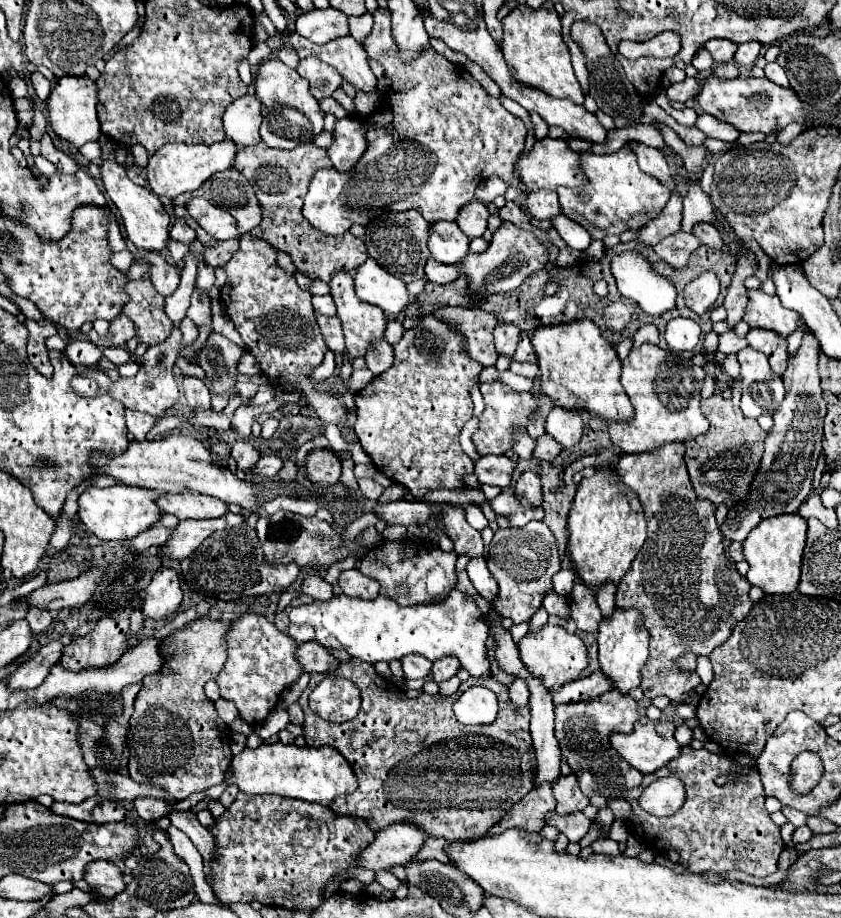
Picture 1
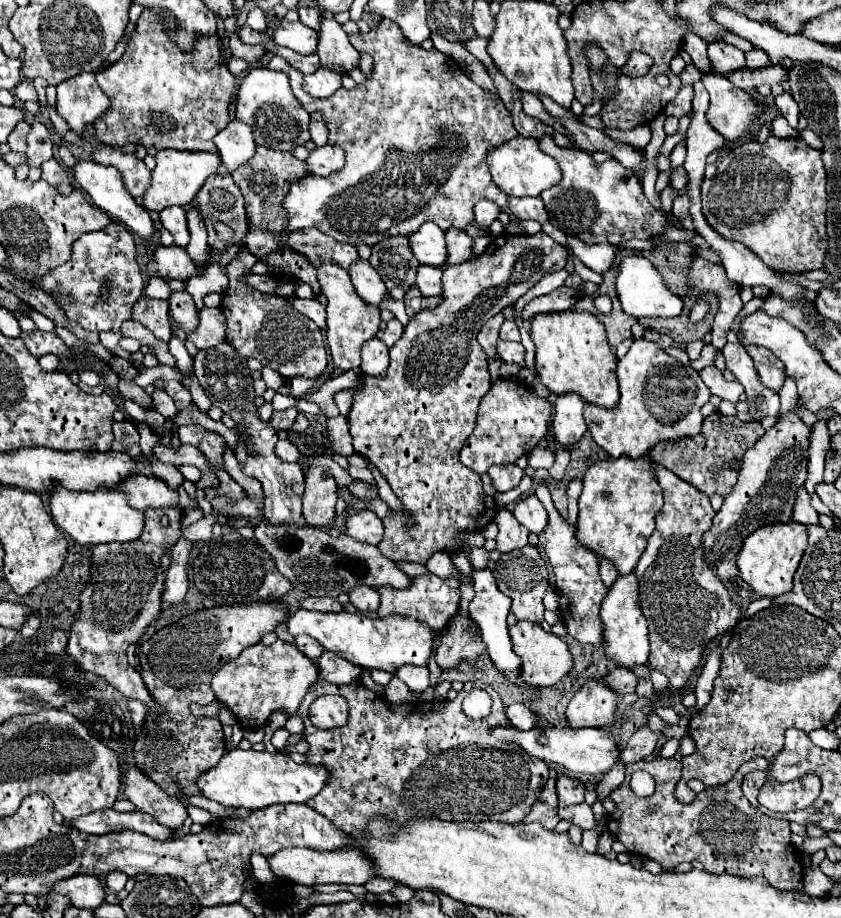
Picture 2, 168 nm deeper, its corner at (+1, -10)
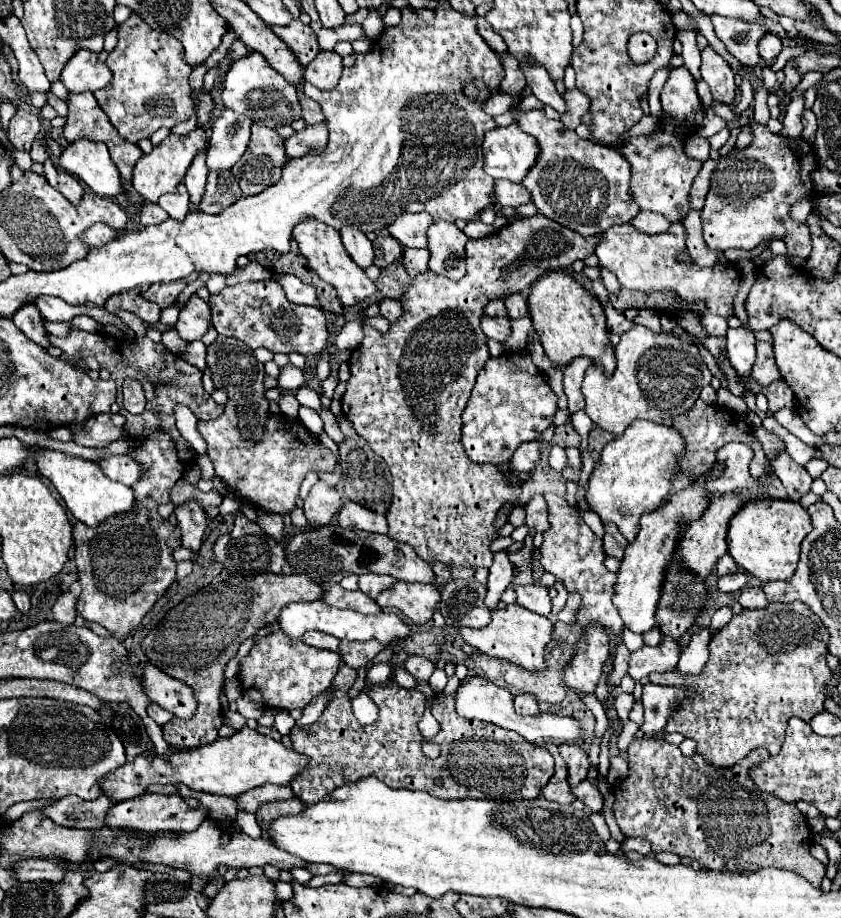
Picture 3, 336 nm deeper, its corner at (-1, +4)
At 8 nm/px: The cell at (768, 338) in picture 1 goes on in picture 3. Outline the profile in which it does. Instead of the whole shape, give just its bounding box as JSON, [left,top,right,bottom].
[751,341,781,387]

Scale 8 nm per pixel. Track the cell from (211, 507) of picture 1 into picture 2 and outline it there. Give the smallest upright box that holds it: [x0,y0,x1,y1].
[121,475,179,511]

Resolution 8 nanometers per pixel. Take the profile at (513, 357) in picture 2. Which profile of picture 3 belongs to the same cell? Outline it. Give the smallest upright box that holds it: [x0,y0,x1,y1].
[481,315,511,343]

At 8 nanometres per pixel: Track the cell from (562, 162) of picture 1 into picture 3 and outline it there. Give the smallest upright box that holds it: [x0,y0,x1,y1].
[483,123,539,183]

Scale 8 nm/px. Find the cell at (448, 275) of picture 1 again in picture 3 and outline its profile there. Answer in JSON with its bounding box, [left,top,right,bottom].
[403,249,429,277]

